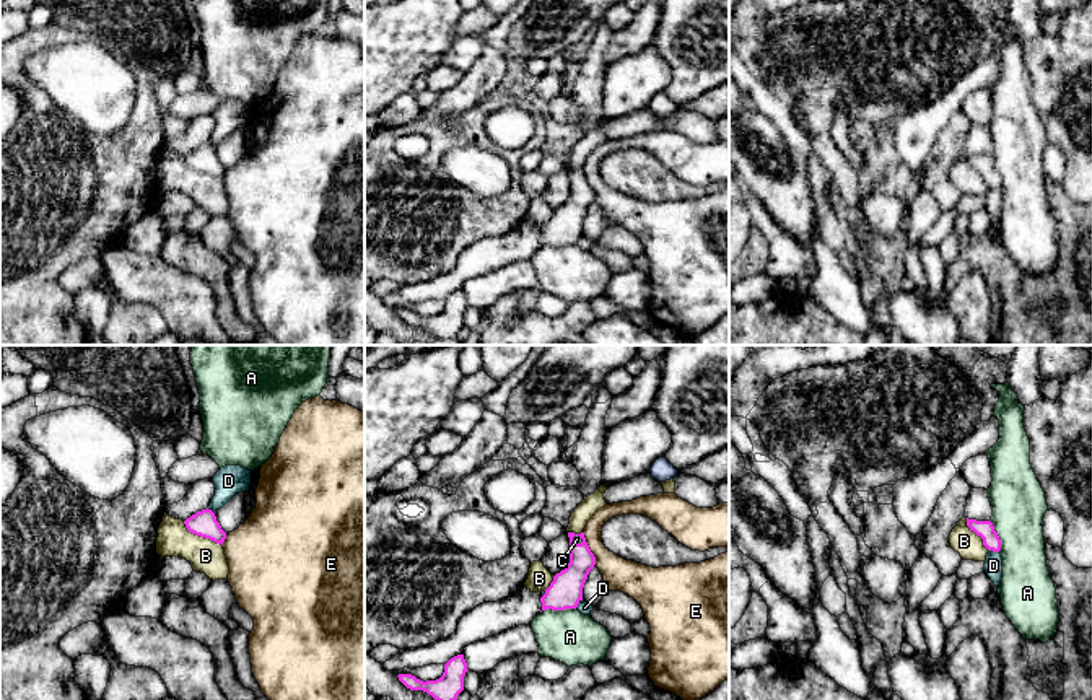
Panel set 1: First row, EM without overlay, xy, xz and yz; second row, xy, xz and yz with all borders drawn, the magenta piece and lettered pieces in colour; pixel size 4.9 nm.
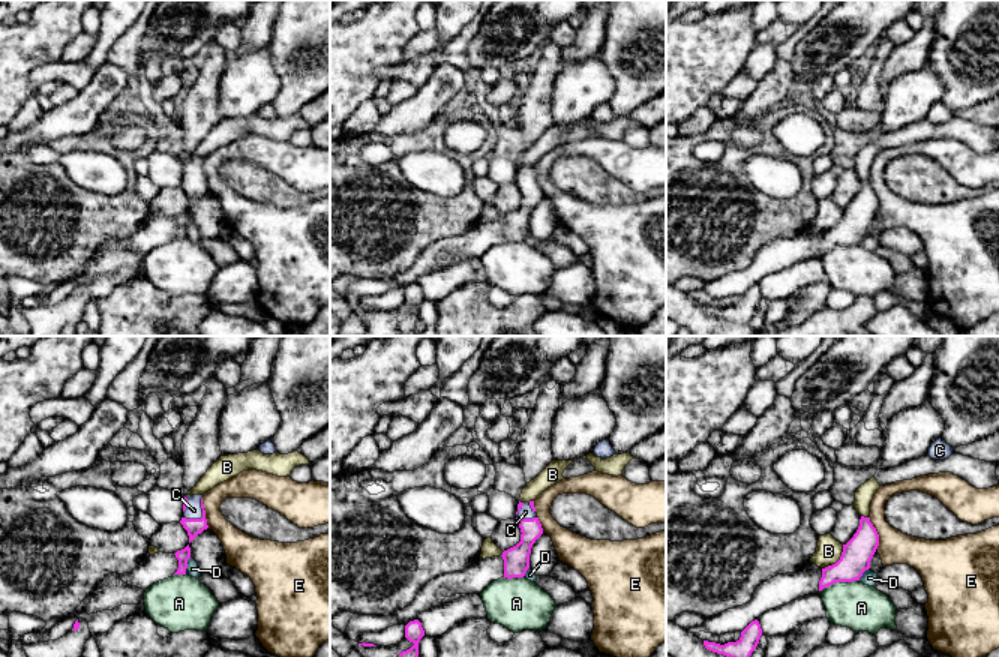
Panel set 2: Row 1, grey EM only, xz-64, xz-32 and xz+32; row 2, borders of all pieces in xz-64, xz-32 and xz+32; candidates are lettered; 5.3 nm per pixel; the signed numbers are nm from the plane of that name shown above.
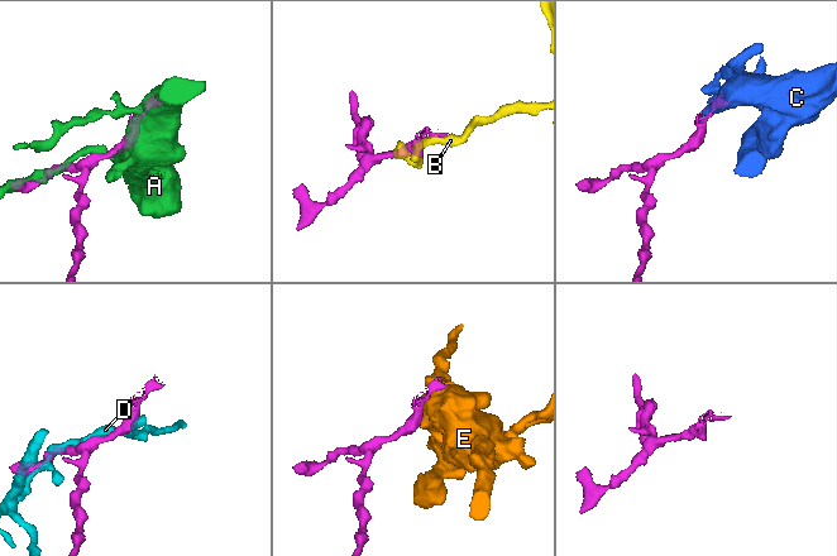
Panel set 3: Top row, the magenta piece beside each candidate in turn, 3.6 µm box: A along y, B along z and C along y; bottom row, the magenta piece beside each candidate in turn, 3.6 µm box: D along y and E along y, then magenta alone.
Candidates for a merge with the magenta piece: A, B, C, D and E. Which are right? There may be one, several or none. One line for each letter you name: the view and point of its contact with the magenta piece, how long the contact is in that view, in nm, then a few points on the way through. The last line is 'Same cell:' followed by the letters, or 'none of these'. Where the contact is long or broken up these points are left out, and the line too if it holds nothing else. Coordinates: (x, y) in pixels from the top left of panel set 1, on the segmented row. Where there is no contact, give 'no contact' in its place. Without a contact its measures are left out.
C: meets magenta in xz at (578, 534); contact 70 nm long
Same cell: C

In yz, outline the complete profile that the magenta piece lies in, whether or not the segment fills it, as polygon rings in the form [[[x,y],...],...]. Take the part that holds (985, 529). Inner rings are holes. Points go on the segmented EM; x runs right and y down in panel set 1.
[[[967,518],[967,526],[970,527],[970,531],[973,531],[976,536],[983,539],[983,545],[988,550],[993,550],[993,552],[1001,550],[1001,539],[994,531],[994,526],[991,521],[976,521],[976,519]]]

